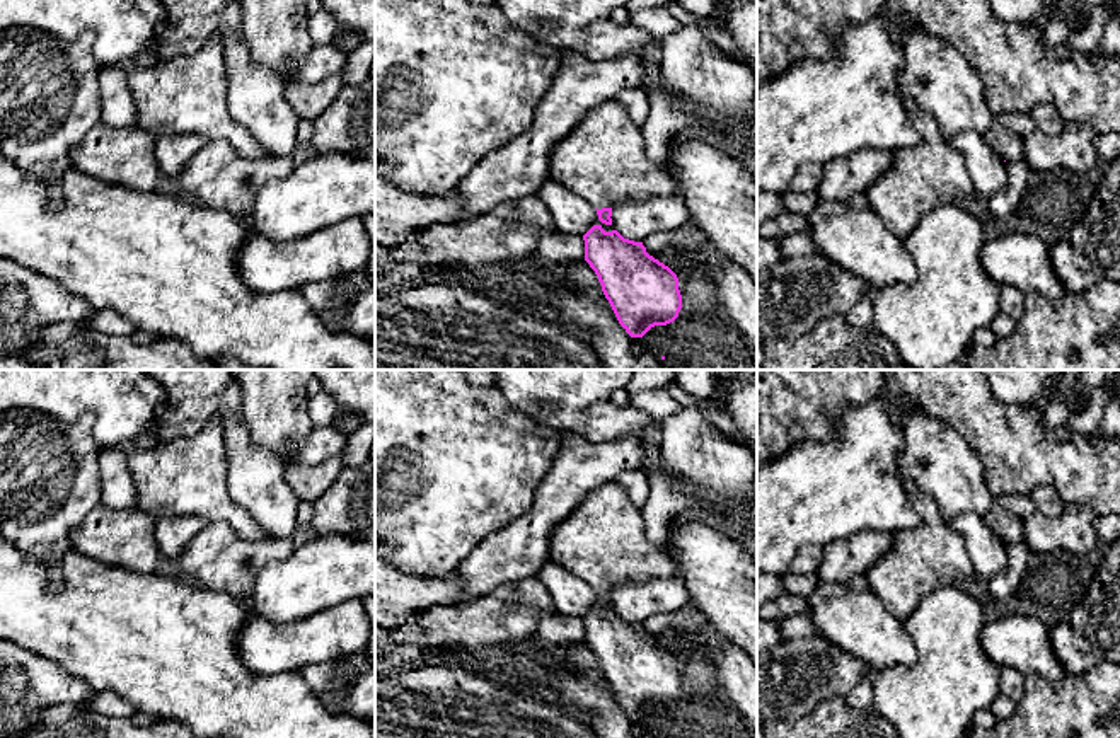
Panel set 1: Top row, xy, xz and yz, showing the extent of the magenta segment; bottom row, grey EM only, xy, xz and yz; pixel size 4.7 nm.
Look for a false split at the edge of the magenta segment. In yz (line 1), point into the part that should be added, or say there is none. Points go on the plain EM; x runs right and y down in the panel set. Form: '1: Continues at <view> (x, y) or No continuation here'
1: No continuation here

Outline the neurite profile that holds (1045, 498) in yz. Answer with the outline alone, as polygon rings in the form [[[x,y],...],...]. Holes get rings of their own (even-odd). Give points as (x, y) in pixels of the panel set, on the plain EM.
[[[1040,486],[1033,489],[1028,498],[1035,504],[1035,510],[1045,516],[1059,516],[1065,508],[1065,501],[1052,486]]]

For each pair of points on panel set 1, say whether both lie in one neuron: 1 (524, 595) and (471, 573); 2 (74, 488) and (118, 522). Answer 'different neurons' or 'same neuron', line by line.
1: different neurons
2: different neurons

